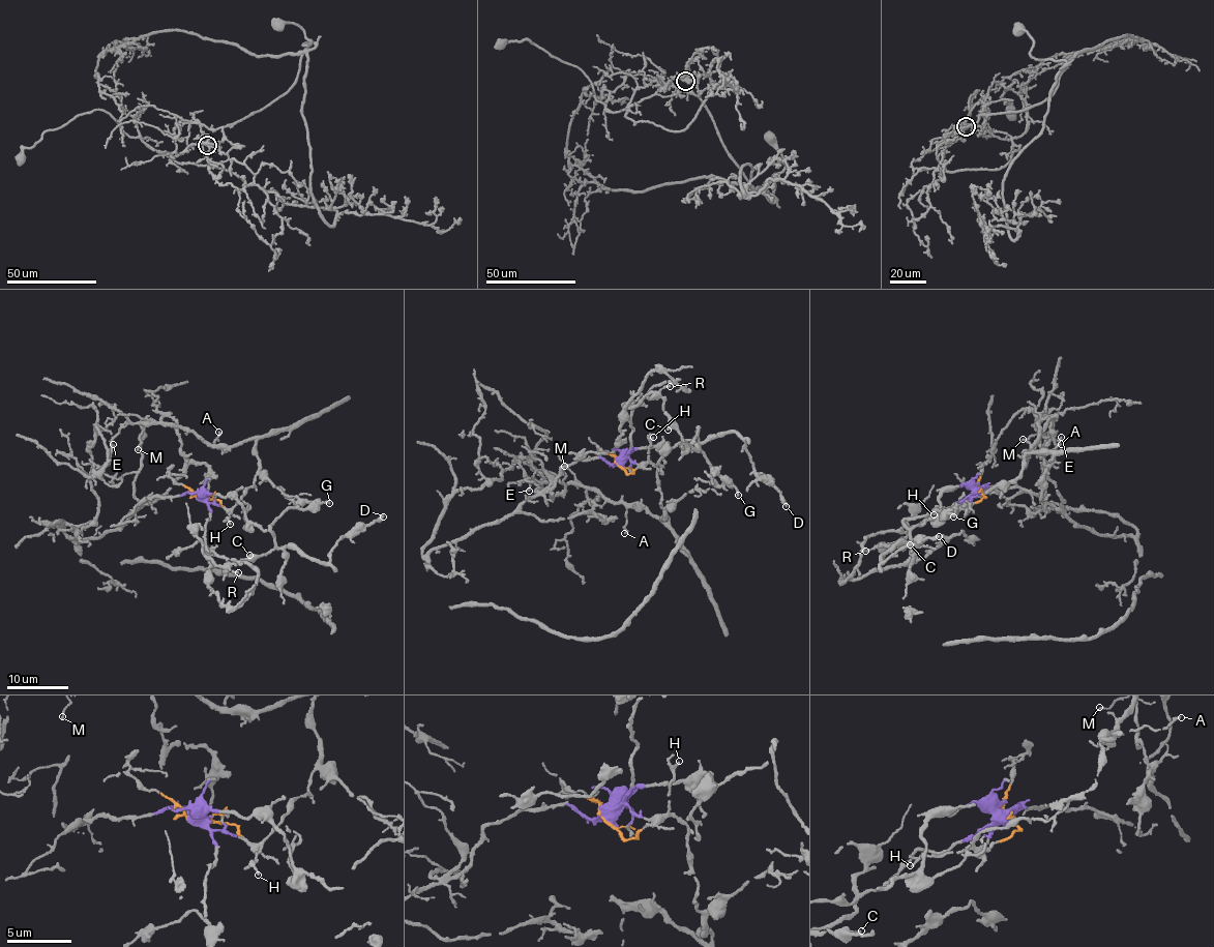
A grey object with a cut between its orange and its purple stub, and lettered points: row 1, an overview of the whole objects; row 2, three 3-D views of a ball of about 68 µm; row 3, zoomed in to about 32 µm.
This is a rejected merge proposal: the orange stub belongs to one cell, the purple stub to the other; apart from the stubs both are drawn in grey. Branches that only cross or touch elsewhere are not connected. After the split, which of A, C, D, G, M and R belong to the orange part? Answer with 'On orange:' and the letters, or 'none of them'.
On orange: A, M

